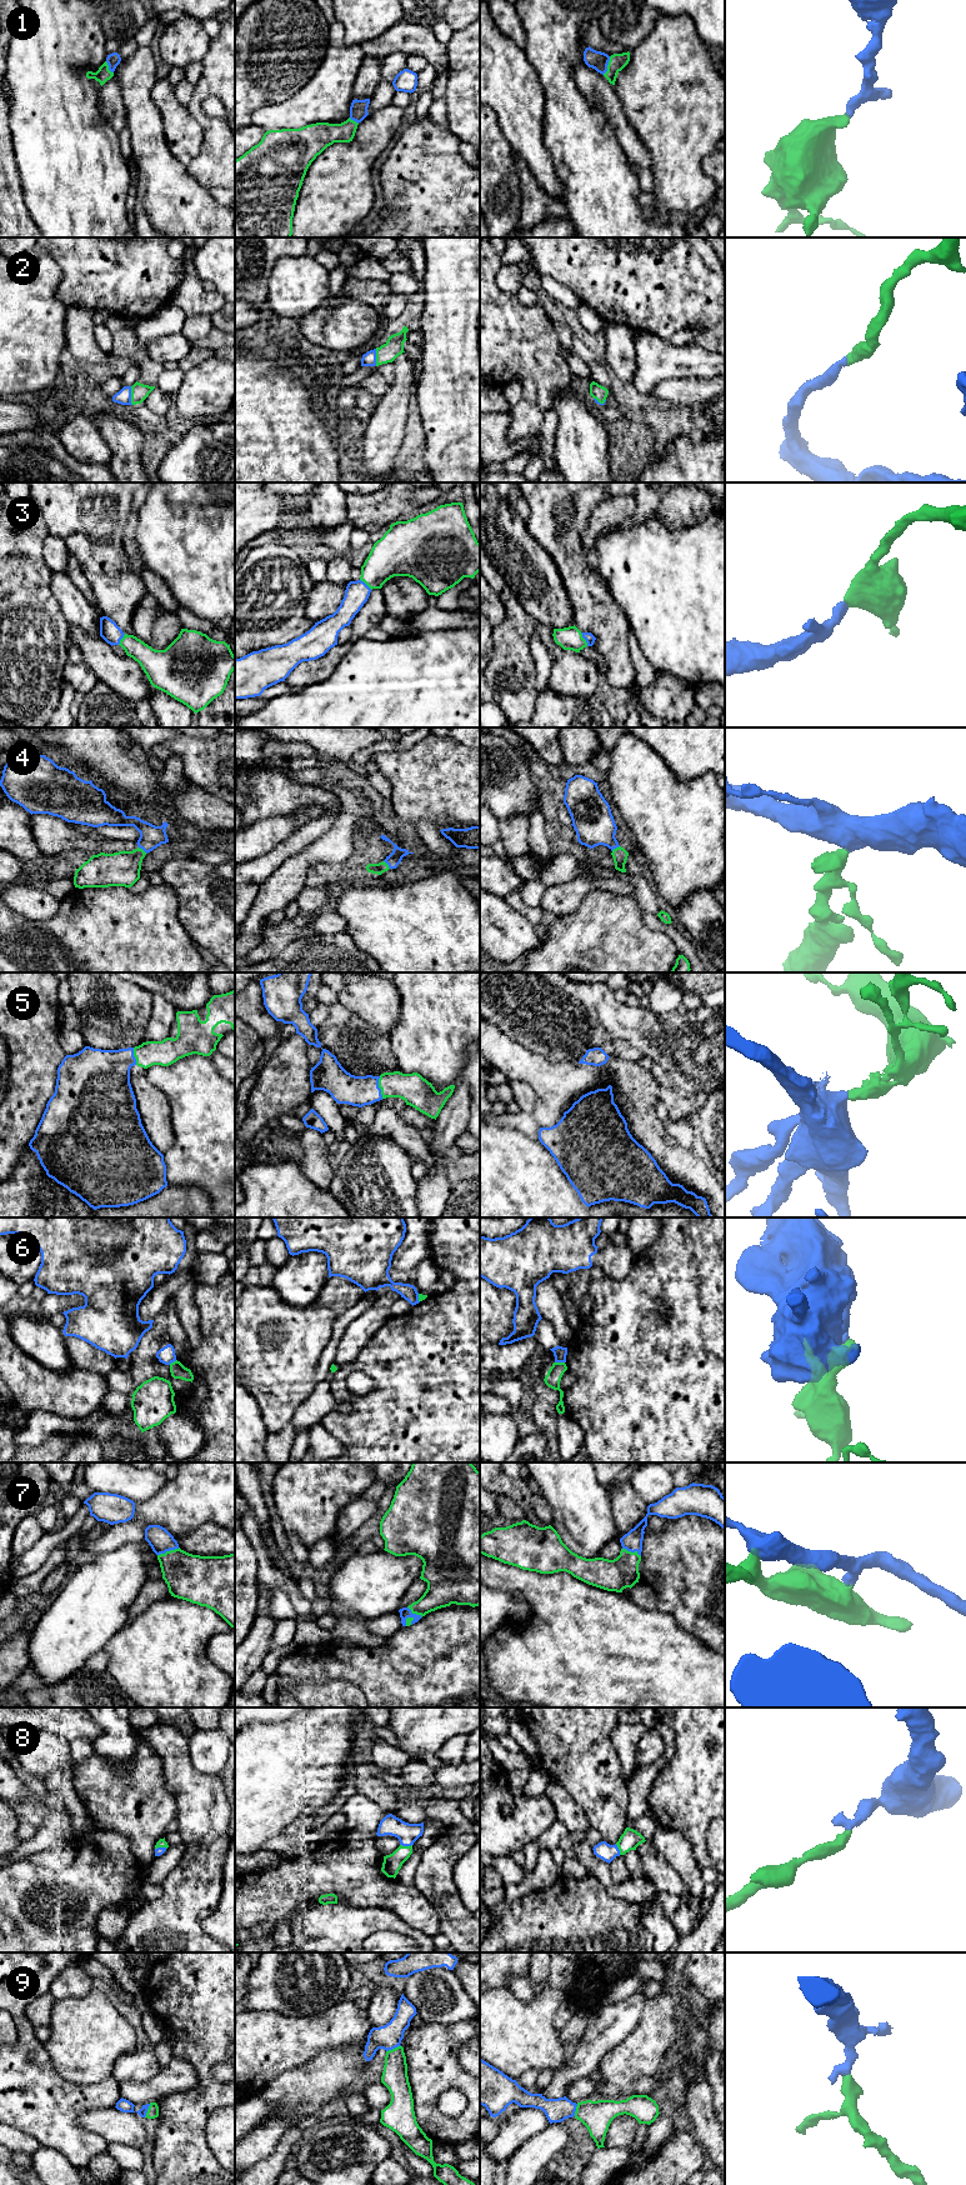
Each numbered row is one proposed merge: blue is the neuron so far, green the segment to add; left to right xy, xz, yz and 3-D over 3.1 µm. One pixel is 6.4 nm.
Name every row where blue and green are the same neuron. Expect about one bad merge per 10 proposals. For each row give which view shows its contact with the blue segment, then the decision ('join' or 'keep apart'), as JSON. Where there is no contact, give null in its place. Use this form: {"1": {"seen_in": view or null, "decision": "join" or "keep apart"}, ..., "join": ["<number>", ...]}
{"1": {"seen_in": "yz", "decision": "join"}, "2": {"seen_in": "xy", "decision": "join"}, "3": {"seen_in": "yz", "decision": "join"}, "4": {"seen_in": "xy", "decision": "join"}, "5": {"seen_in": "xz", "decision": "join"}, "6": {"seen_in": "yz", "decision": "keep apart"}, "7": {"seen_in": "xy", "decision": "join"}, "8": {"seen_in": "xz", "decision": "join"}, "9": {"seen_in": "xz", "decision": "join"}, "join": ["1", "2", "3", "4", "5", "7", "8", "9"]}

